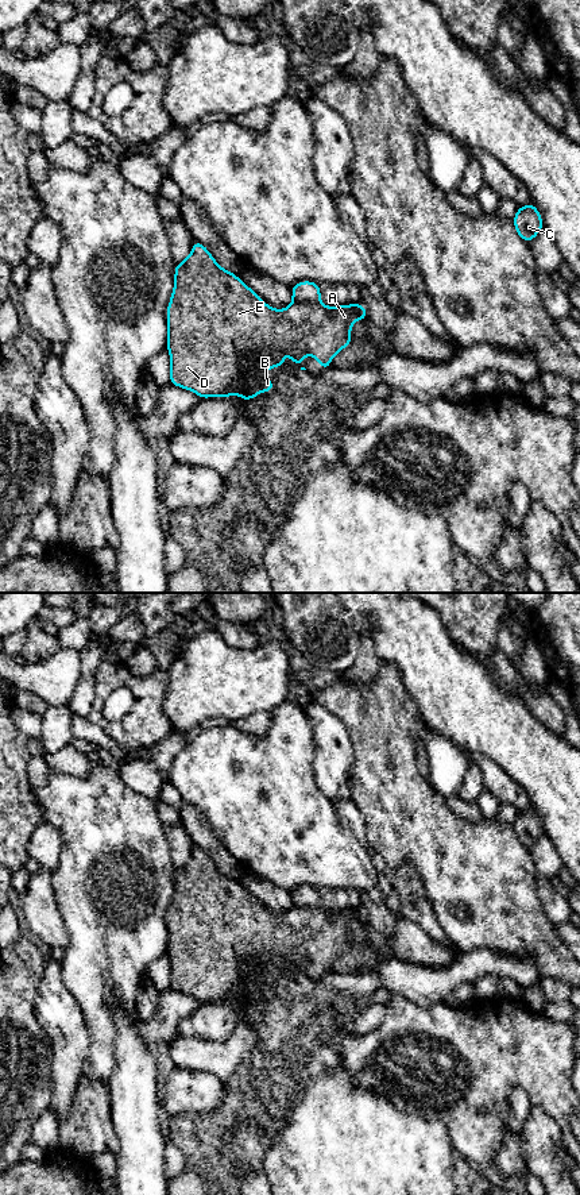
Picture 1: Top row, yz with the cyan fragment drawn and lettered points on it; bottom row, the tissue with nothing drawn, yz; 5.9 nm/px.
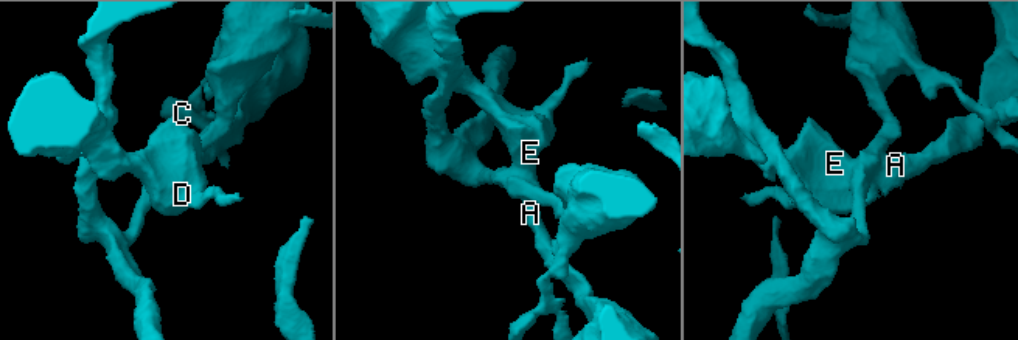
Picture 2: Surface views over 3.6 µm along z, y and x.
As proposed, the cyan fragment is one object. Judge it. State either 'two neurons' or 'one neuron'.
two neurons

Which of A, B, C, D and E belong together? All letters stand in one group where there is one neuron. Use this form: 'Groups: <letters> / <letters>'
Groups: A B D E / C

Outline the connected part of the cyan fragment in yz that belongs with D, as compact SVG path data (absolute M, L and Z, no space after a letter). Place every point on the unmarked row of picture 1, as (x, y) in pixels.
M194 845L189 861L175 868L175 890L167 910L167 951L170 957L170 990L194 997L200 1003L240 1001L243 1006L250 1006L260 997L274 997L274 983L263 984L263 979L270 972L281 972L285 965L283 956L271 951L290 952L286 961L294 970L302 970L306 957L322 971L322 976L330 972L330 965L341 953L351 952L351 934L356 925L367 925L364 910L349 909L340 911L326 911L321 907L295 907L286 914L272 914L251 893L248 893L232 876L224 875L208 856L208 853Z

